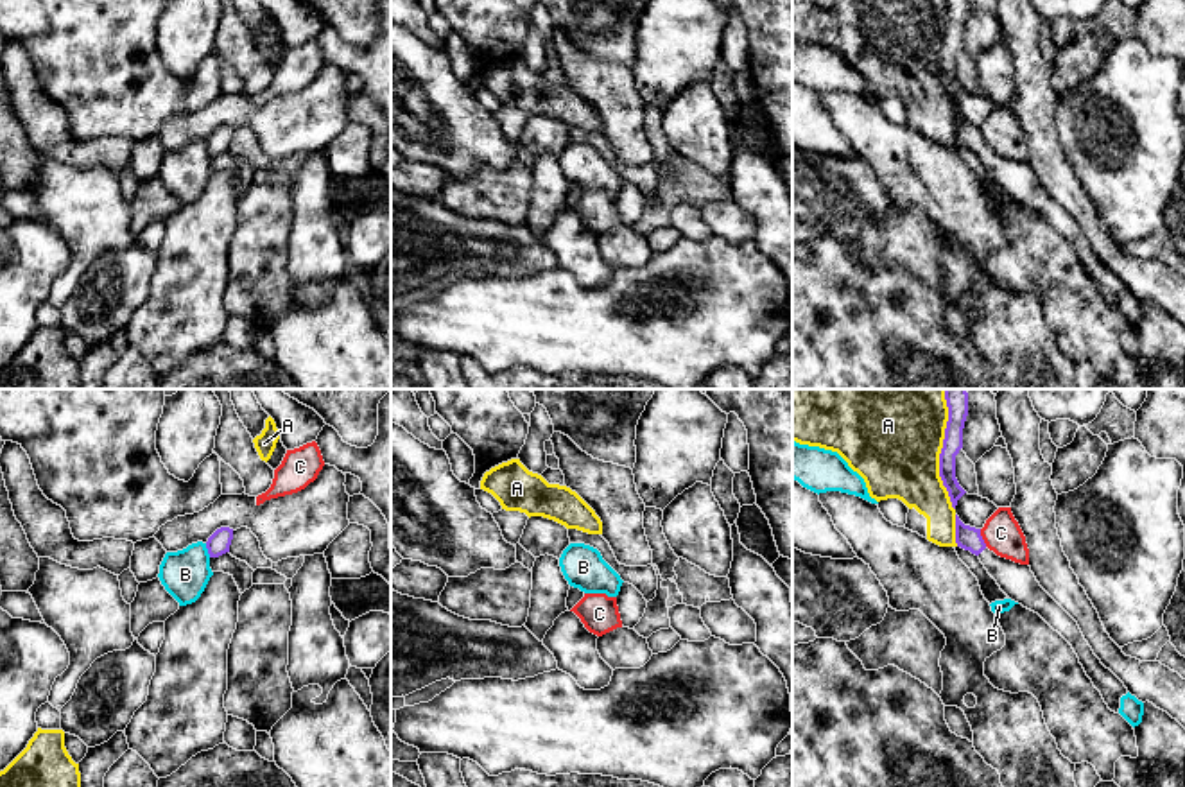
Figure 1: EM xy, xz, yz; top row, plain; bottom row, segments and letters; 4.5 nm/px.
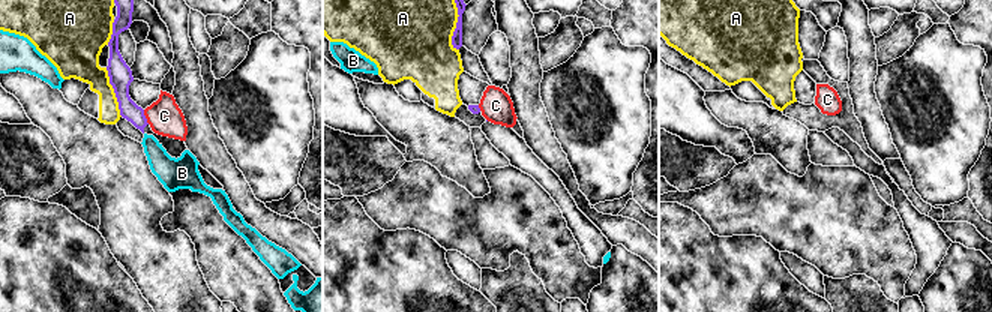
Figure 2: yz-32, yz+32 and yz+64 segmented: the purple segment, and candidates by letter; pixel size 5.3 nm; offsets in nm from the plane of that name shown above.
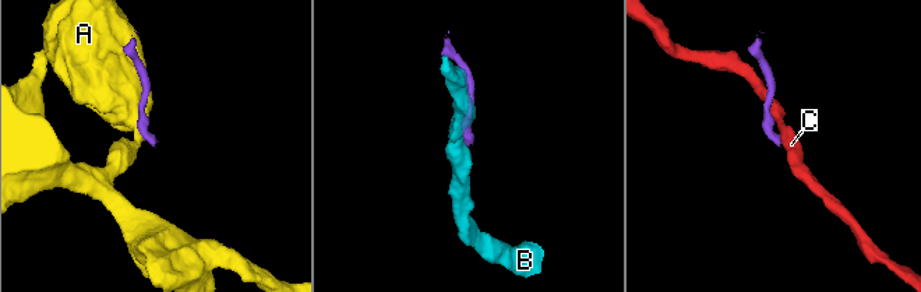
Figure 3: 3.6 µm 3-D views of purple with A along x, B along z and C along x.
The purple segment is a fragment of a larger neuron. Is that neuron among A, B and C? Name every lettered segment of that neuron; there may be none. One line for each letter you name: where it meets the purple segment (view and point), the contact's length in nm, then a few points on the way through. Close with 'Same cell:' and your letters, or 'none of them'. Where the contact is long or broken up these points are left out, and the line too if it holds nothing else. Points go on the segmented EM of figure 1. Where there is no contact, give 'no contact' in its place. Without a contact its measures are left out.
Same cell: none of them

